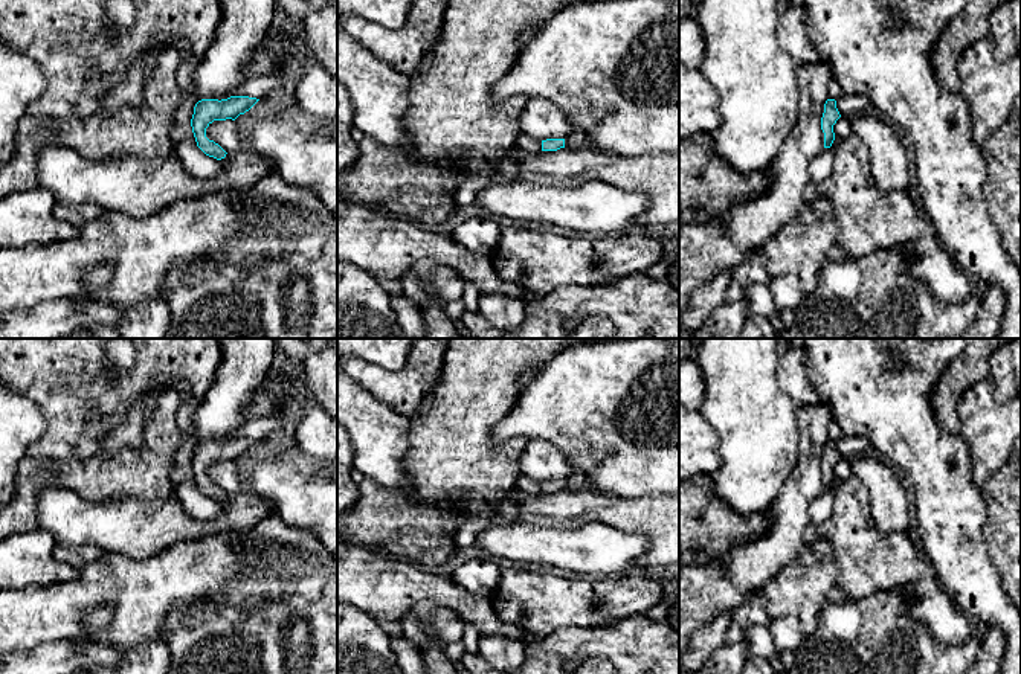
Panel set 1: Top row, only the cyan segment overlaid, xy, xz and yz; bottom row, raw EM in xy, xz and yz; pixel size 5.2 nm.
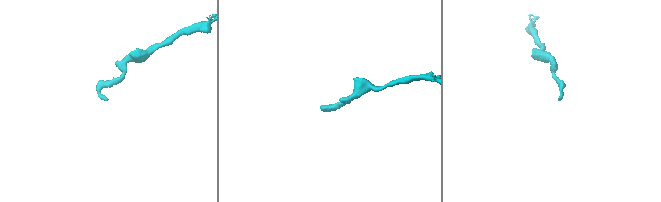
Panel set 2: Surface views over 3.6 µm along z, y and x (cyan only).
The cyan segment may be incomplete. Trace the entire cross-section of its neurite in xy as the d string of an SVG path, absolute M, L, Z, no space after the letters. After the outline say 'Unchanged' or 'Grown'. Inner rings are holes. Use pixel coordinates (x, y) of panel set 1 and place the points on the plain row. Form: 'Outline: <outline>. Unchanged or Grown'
Outline: M230 438L227 441L201 441L194 448L191 461L192 474L197 488L209 499L221 502L226 499L226 493L206 479L206 470L214 462L235 462L240 456L249 453L259 441L249 438Z. Unchanged

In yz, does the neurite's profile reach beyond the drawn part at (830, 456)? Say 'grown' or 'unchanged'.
unchanged

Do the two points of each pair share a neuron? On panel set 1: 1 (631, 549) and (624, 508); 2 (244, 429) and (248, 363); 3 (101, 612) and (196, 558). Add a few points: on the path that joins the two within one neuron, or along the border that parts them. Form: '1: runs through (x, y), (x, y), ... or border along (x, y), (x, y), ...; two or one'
1: border along (594, 520), (641, 534), (649, 542), (650, 549); two
2: border along (248, 418), (229, 435); two
3: border along (110, 596), (84, 616), (84, 624), (90, 630); two

